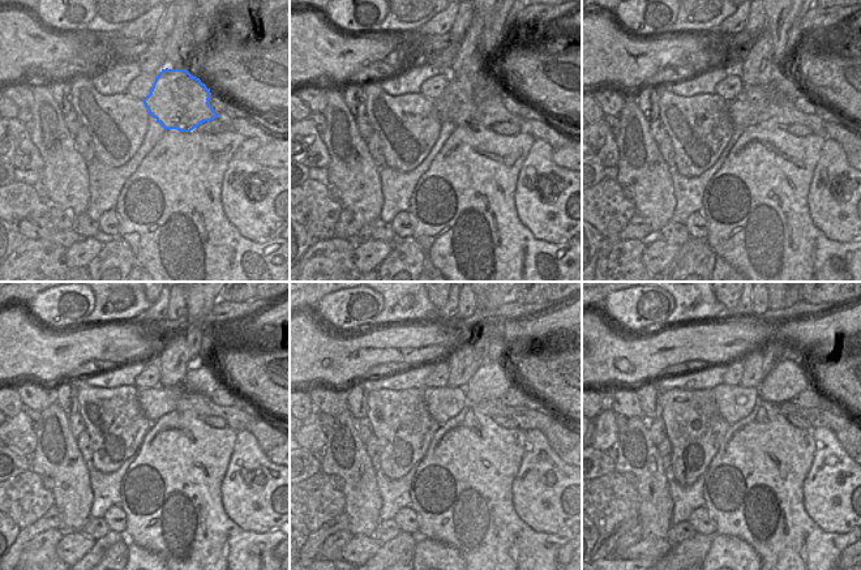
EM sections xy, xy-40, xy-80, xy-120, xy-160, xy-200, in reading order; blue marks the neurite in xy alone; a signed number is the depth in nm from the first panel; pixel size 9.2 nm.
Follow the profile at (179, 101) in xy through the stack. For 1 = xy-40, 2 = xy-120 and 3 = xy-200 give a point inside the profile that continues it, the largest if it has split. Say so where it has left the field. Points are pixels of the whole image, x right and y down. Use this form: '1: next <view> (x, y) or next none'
1: next xy-40 (475, 101)
2: next xy-120 (235, 419)
3: next xy-200 (817, 418)

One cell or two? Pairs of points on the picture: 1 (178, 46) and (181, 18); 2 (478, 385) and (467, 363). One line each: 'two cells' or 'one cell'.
1: one cell
2: two cells

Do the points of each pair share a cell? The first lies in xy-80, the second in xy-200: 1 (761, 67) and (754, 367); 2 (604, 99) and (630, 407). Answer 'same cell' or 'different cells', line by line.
1: same cell
2: same cell

